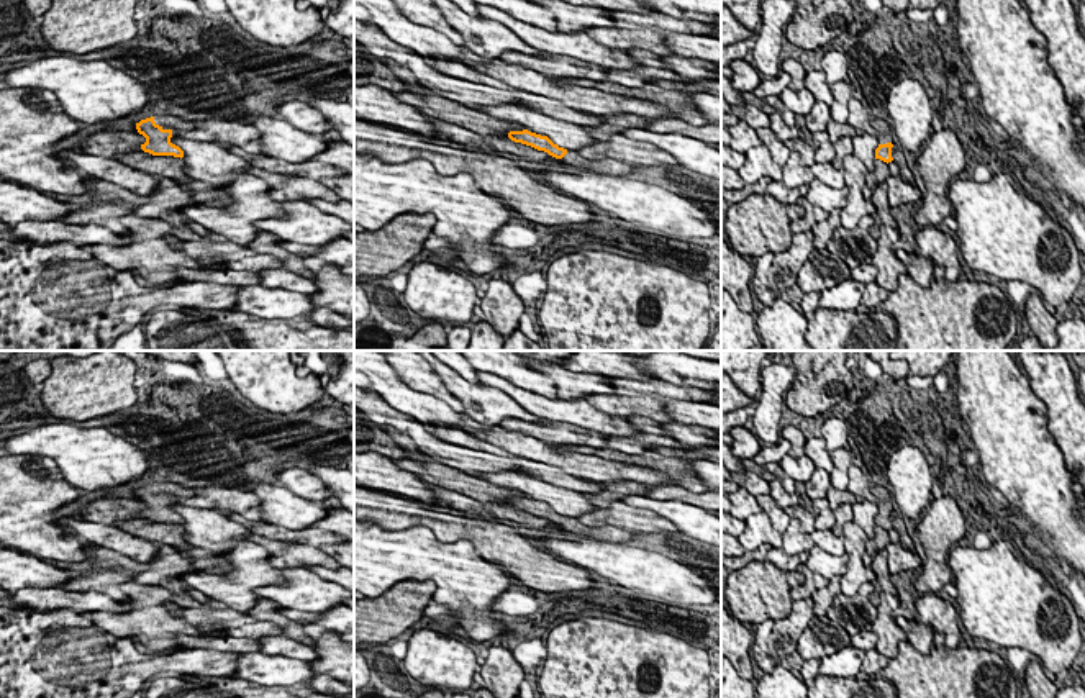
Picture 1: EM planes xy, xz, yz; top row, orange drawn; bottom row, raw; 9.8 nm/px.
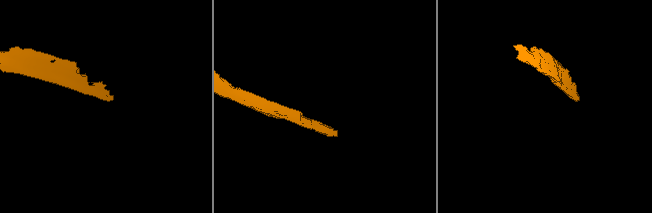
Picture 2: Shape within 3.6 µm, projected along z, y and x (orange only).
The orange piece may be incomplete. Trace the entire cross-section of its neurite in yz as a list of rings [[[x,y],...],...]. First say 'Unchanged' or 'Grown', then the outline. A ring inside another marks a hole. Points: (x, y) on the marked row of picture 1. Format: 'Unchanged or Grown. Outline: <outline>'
Grown. Outline: [[[870,118],[870,126],[878,133],[877,136],[878,147],[875,149],[875,159],[880,159],[887,164],[892,162],[893,139],[892,139],[890,125],[880,118]]]

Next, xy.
Grown. Outline: [[[154,115],[136,123],[138,133],[146,138],[146,143],[141,144],[144,152],[152,156],[174,156],[180,159],[184,157],[184,151],[172,144],[170,139],[179,136],[179,131],[193,128],[192,121],[174,115]]]

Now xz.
Grown. Outline: [[[528,129],[510,131],[508,138],[515,143],[521,143],[538,151],[544,151],[549,156],[559,159],[561,162],[570,164],[574,167],[580,167],[583,170],[606,174],[606,175],[620,175],[620,177],[626,177],[634,170],[631,164],[620,162],[615,159],[602,159],[602,161],[585,159],[577,151],[559,147],[547,136],[541,136]]]

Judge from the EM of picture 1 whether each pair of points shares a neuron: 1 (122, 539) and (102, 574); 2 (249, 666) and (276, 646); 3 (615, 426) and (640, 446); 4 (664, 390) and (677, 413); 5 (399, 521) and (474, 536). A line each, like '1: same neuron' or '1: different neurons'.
1: different neurons
2: different neurons
3: different neurons
4: different neurons
5: same neuron

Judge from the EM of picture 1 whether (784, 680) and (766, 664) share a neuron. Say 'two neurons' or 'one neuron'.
two neurons

